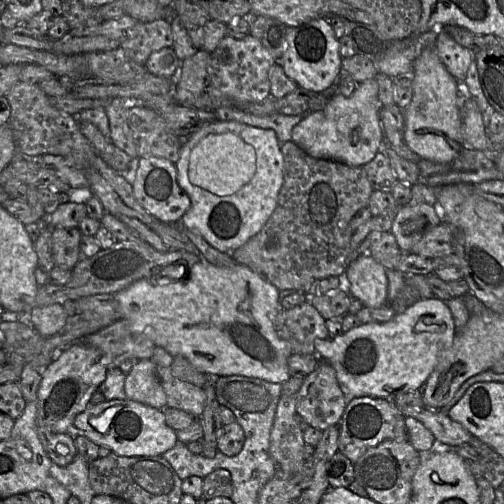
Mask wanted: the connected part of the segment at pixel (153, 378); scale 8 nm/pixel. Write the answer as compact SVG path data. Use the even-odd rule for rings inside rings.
M139 359L126 376L125 392L129 400L163 410L167 396L157 374L157 365L151 359Z

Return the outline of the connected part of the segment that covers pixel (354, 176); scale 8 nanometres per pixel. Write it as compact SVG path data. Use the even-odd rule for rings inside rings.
M292 140L282 143L279 141L279 147L284 158L284 171L283 185L278 194L277 206L262 229L255 236L250 238L244 245L233 251L231 253L231 257L236 263L249 267L279 290L295 290L306 294L312 283L319 279L330 276L343 278L346 270L346 258L350 245L350 239L353 233L350 227L350 220L359 210L368 207L369 199L374 189L369 183L366 173L362 167L353 167L330 159L313 158L299 148L294 142L292 142Z

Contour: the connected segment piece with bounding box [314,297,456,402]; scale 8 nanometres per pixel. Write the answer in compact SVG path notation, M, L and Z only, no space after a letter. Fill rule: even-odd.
M434 297L416 301L388 322L364 323L334 338L316 339L314 346L316 355L334 368L343 393L348 395L348 402L363 396L394 402L396 394L416 391L426 383L441 353L452 346L455 335L456 328L449 307L445 301Z

